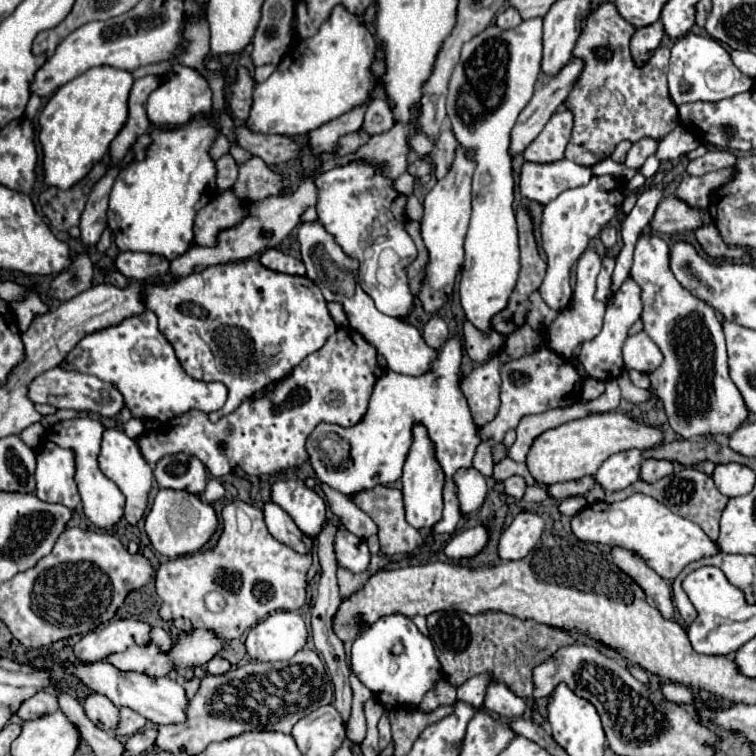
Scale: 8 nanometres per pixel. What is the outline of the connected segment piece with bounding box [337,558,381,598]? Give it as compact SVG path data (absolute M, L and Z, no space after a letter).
M373 558L373 562L371 562L371 568L367 570L367 572L361 572L361 574L353 574L353 572L349 572L347 568L341 568L339 566L339 570L337 570L337 580L339 580L339 590L341 590L341 598L345 598L345 596L349 596L349 594L353 594L355 590L359 590L363 584L365 584L365 580L369 578L369 572L371 570L379 570L379 562L377 562L377 558Z

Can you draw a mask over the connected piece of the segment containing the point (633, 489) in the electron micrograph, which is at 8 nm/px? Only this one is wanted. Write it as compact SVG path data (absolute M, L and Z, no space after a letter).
M681 468L681 470L677 470L675 474L665 476L665 478L657 480L657 482L653 482L653 484L645 484L645 482L641 480L641 482L631 484L631 486L625 490L607 494L605 502L613 503L621 501L629 495L637 493L653 496L657 502L665 504L671 512L675 512L675 514L679 514L679 516L683 516L683 518L687 518L687 520L693 520L697 526L701 526L703 532L705 532L711 540L717 540L717 536L719 536L721 510L723 510L723 506L727 504L729 498L723 496L723 494L715 488L711 476L707 476L705 472L701 472L701 470L697 470L697 468Z

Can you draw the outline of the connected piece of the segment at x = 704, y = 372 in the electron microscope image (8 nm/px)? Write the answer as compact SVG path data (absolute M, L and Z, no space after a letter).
M643 234L639 236L635 244L635 258L629 274L641 288L641 302L643 302L643 332L659 346L663 354L663 364L649 374L651 380L651 392L661 398L671 428L681 438L697 438L697 436L729 436L737 426L741 426L747 420L747 406L743 402L743 396L739 394L737 386L729 378L729 366L727 366L727 350L725 350L725 336L723 326L717 316L717 312L705 304L705 300L693 296L687 288L683 288L677 278L673 276L669 268L669 246L665 240L661 240L655 234Z

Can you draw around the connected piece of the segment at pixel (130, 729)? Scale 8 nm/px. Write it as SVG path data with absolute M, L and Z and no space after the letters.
M119 708L119 724L113 730L117 736L133 736L145 726L145 718L131 708Z

